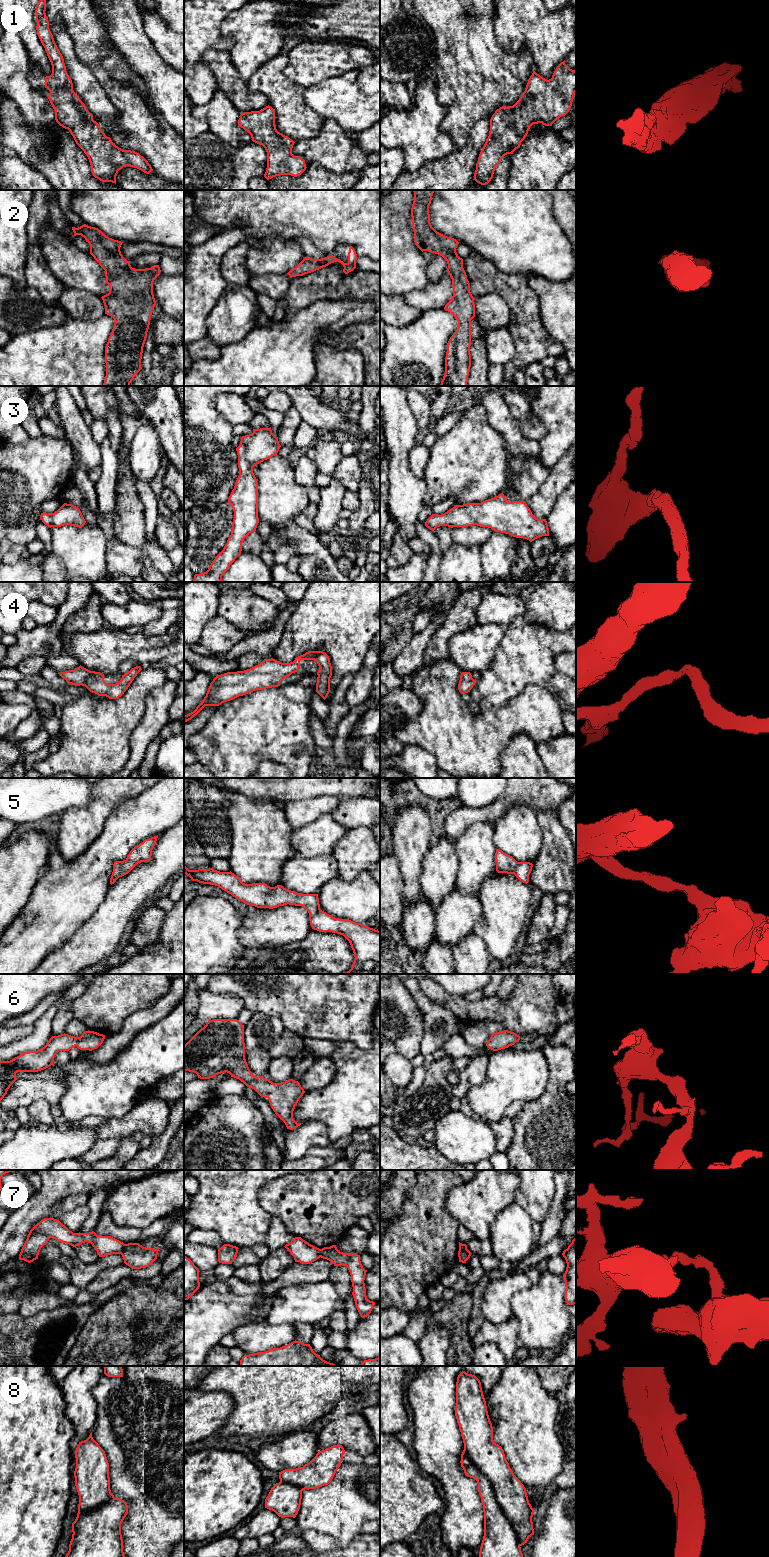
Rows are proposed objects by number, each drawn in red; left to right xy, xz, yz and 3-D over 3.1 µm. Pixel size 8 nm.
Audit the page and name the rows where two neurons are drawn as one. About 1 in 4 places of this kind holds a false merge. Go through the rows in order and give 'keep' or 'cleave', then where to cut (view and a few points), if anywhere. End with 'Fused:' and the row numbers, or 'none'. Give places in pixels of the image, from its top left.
1: keep; no cut
2: keep; no cut
3: keep; no cut
4: keep; no cut
5: keep; no cut
6: keep; no cut
7: cleave; cut in xy along (125, 1244), (120, 1253)
8: cleave; cut in yz along (464, 1448), (488, 1479), (520, 1545)
Fused: 7, 8

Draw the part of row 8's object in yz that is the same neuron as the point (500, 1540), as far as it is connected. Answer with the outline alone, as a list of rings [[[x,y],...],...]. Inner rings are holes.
[[[465,1449],[461,1467],[467,1477],[477,1481],[484,1512],[484,1536],[479,1557],[523,1557],[512,1523],[497,1503],[489,1479],[473,1464]]]

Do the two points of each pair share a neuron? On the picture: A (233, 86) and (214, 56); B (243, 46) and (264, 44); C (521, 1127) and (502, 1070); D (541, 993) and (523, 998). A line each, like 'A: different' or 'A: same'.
A: same
B: same
C: different
D: same

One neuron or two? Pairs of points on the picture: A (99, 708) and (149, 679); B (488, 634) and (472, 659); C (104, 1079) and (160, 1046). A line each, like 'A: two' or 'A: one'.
A: one
B: one
C: one

